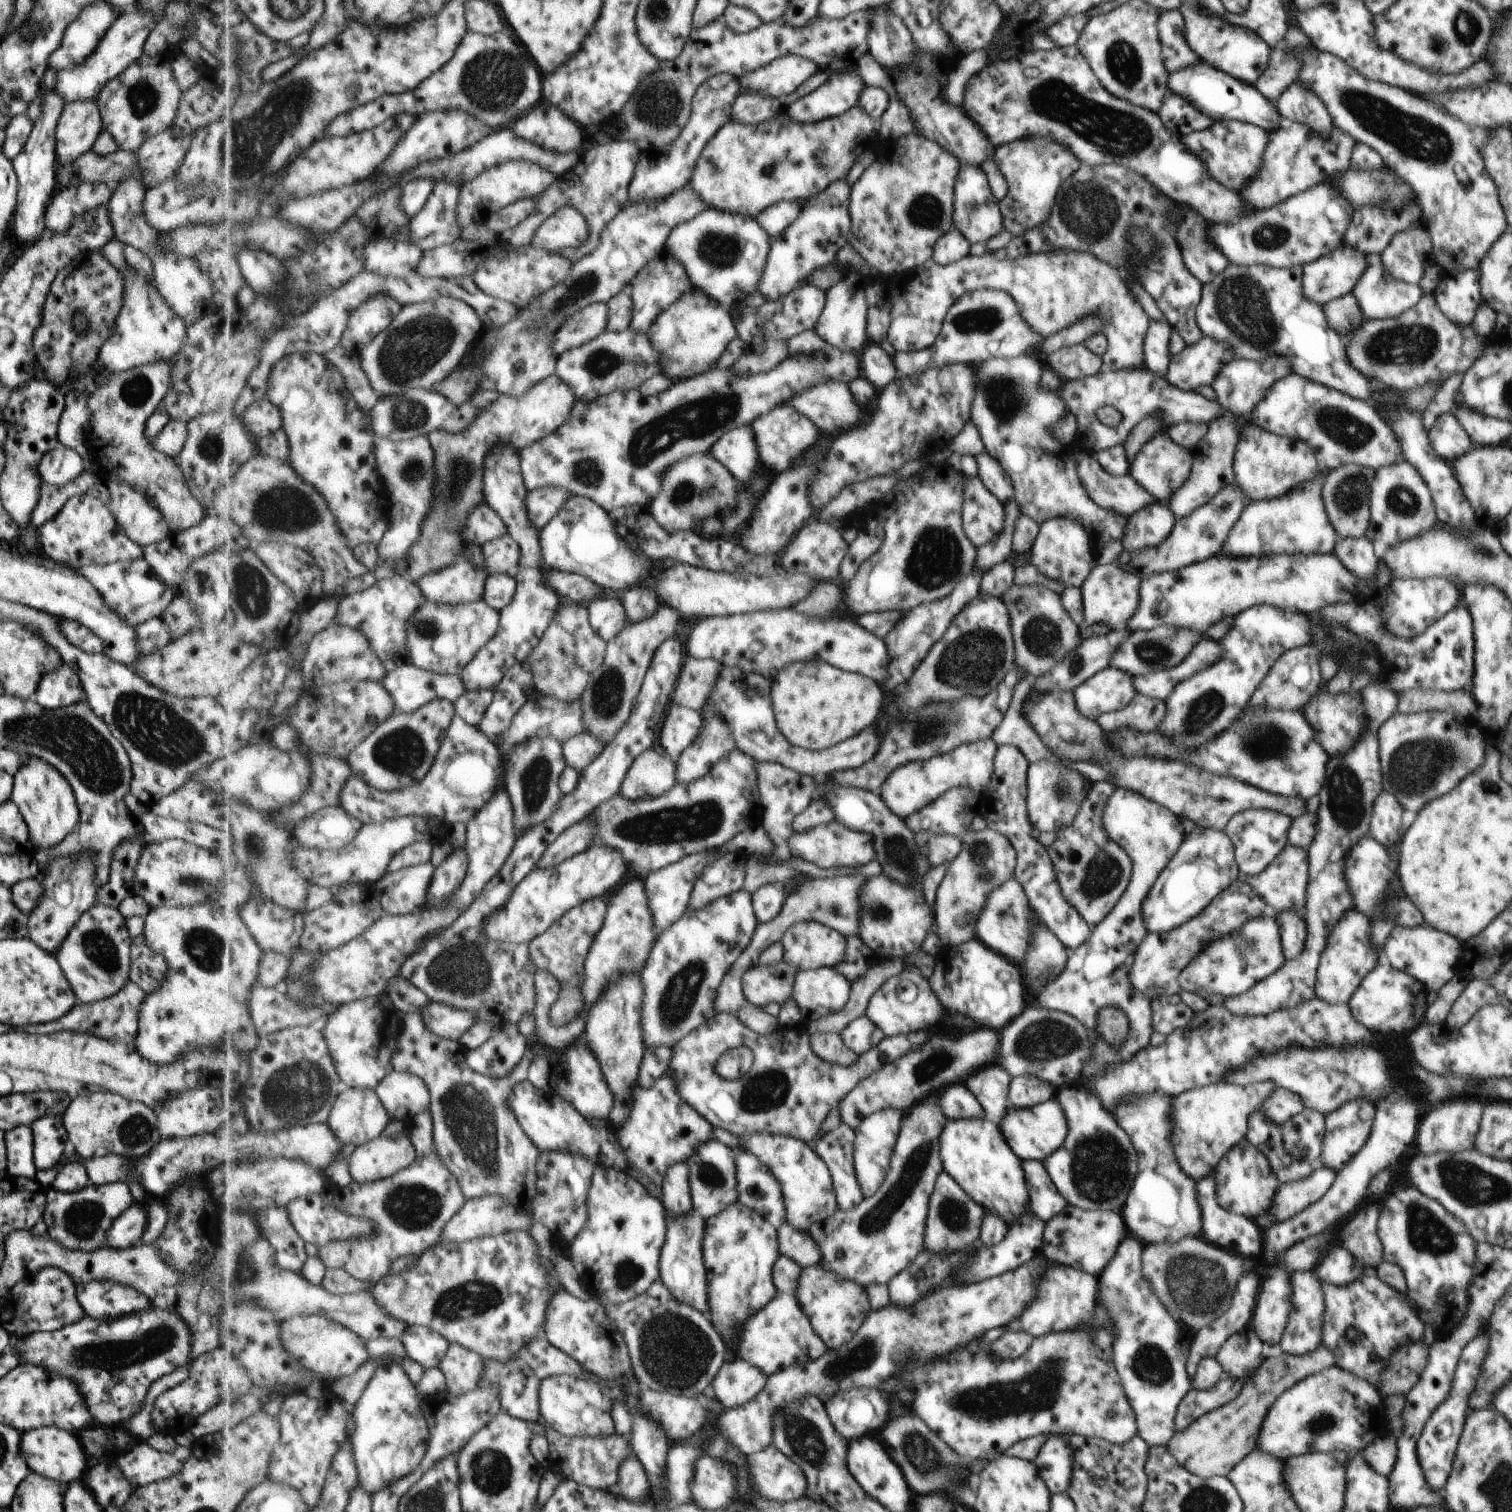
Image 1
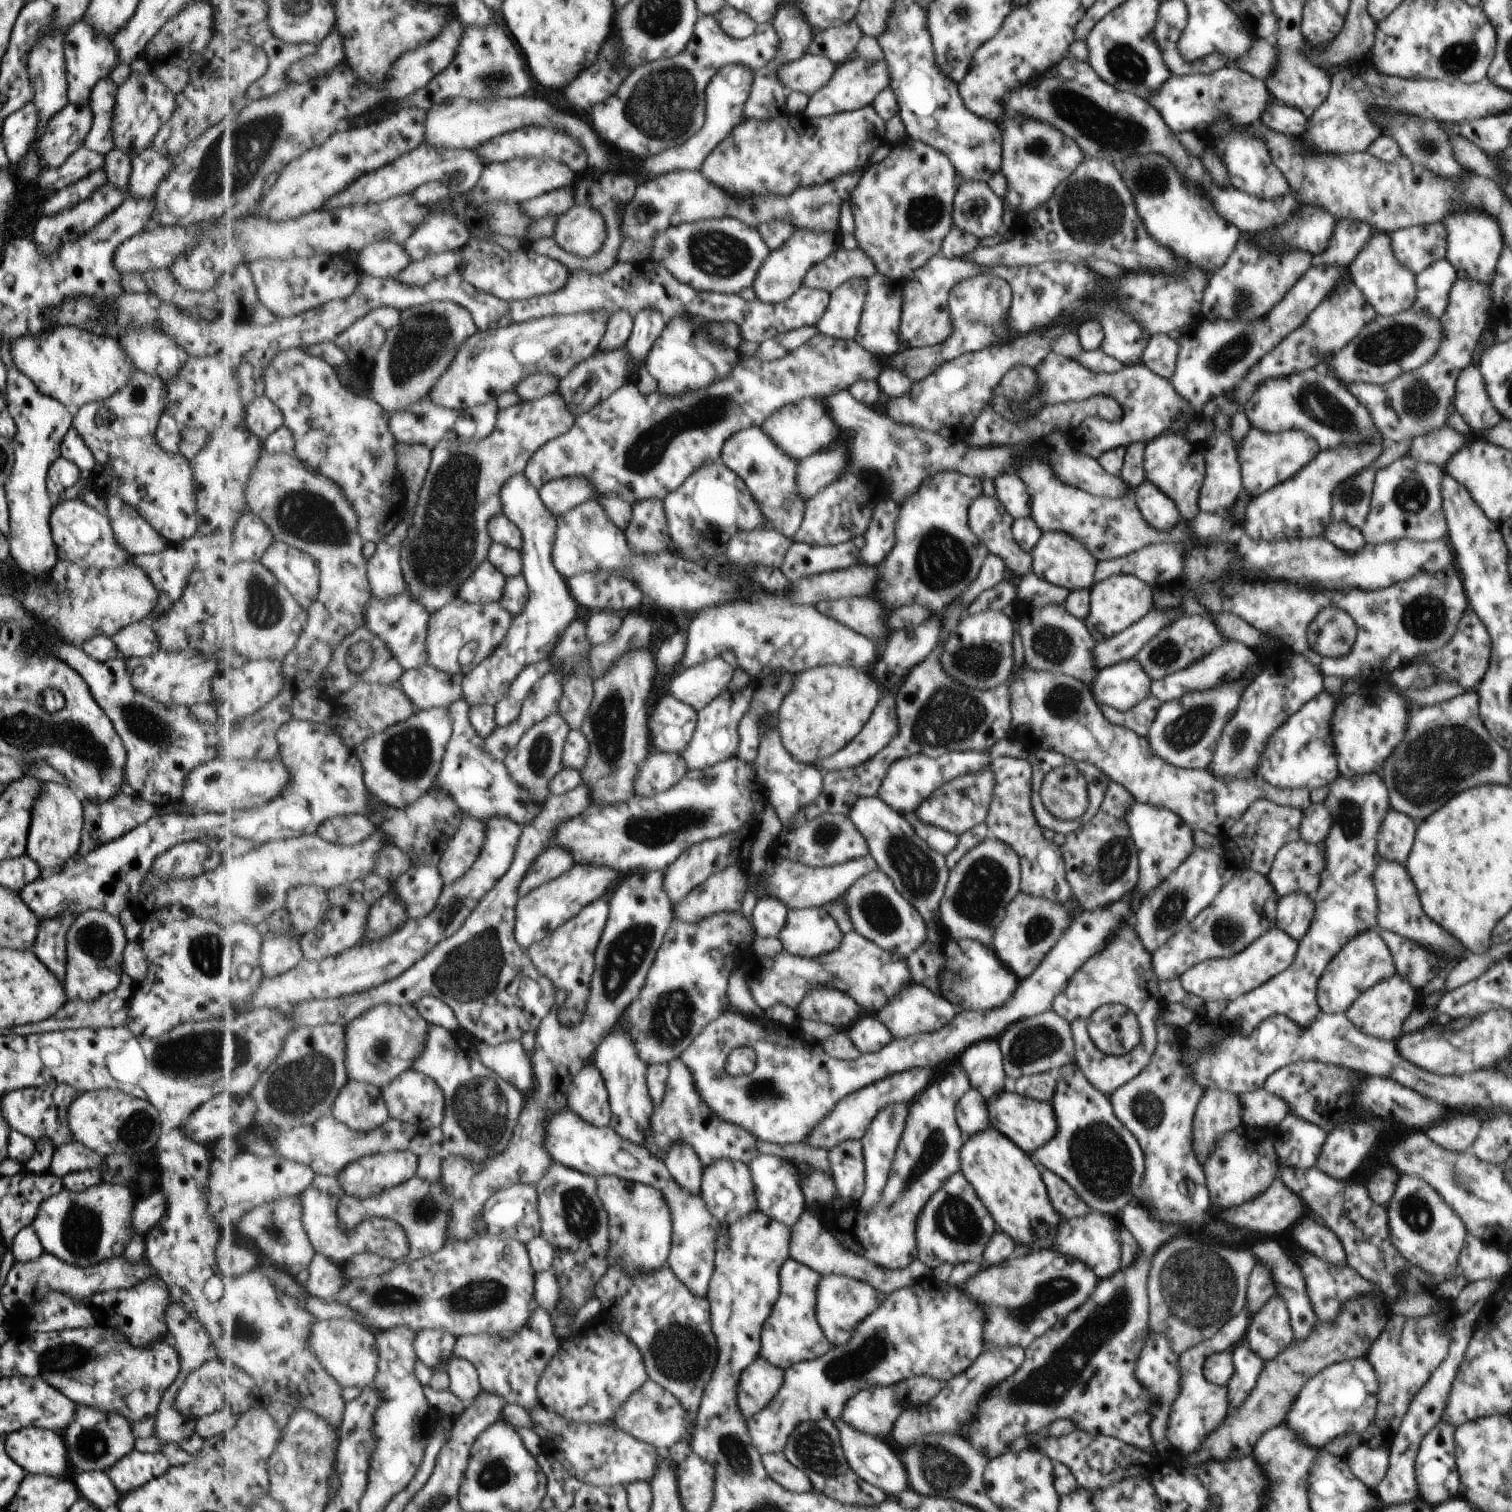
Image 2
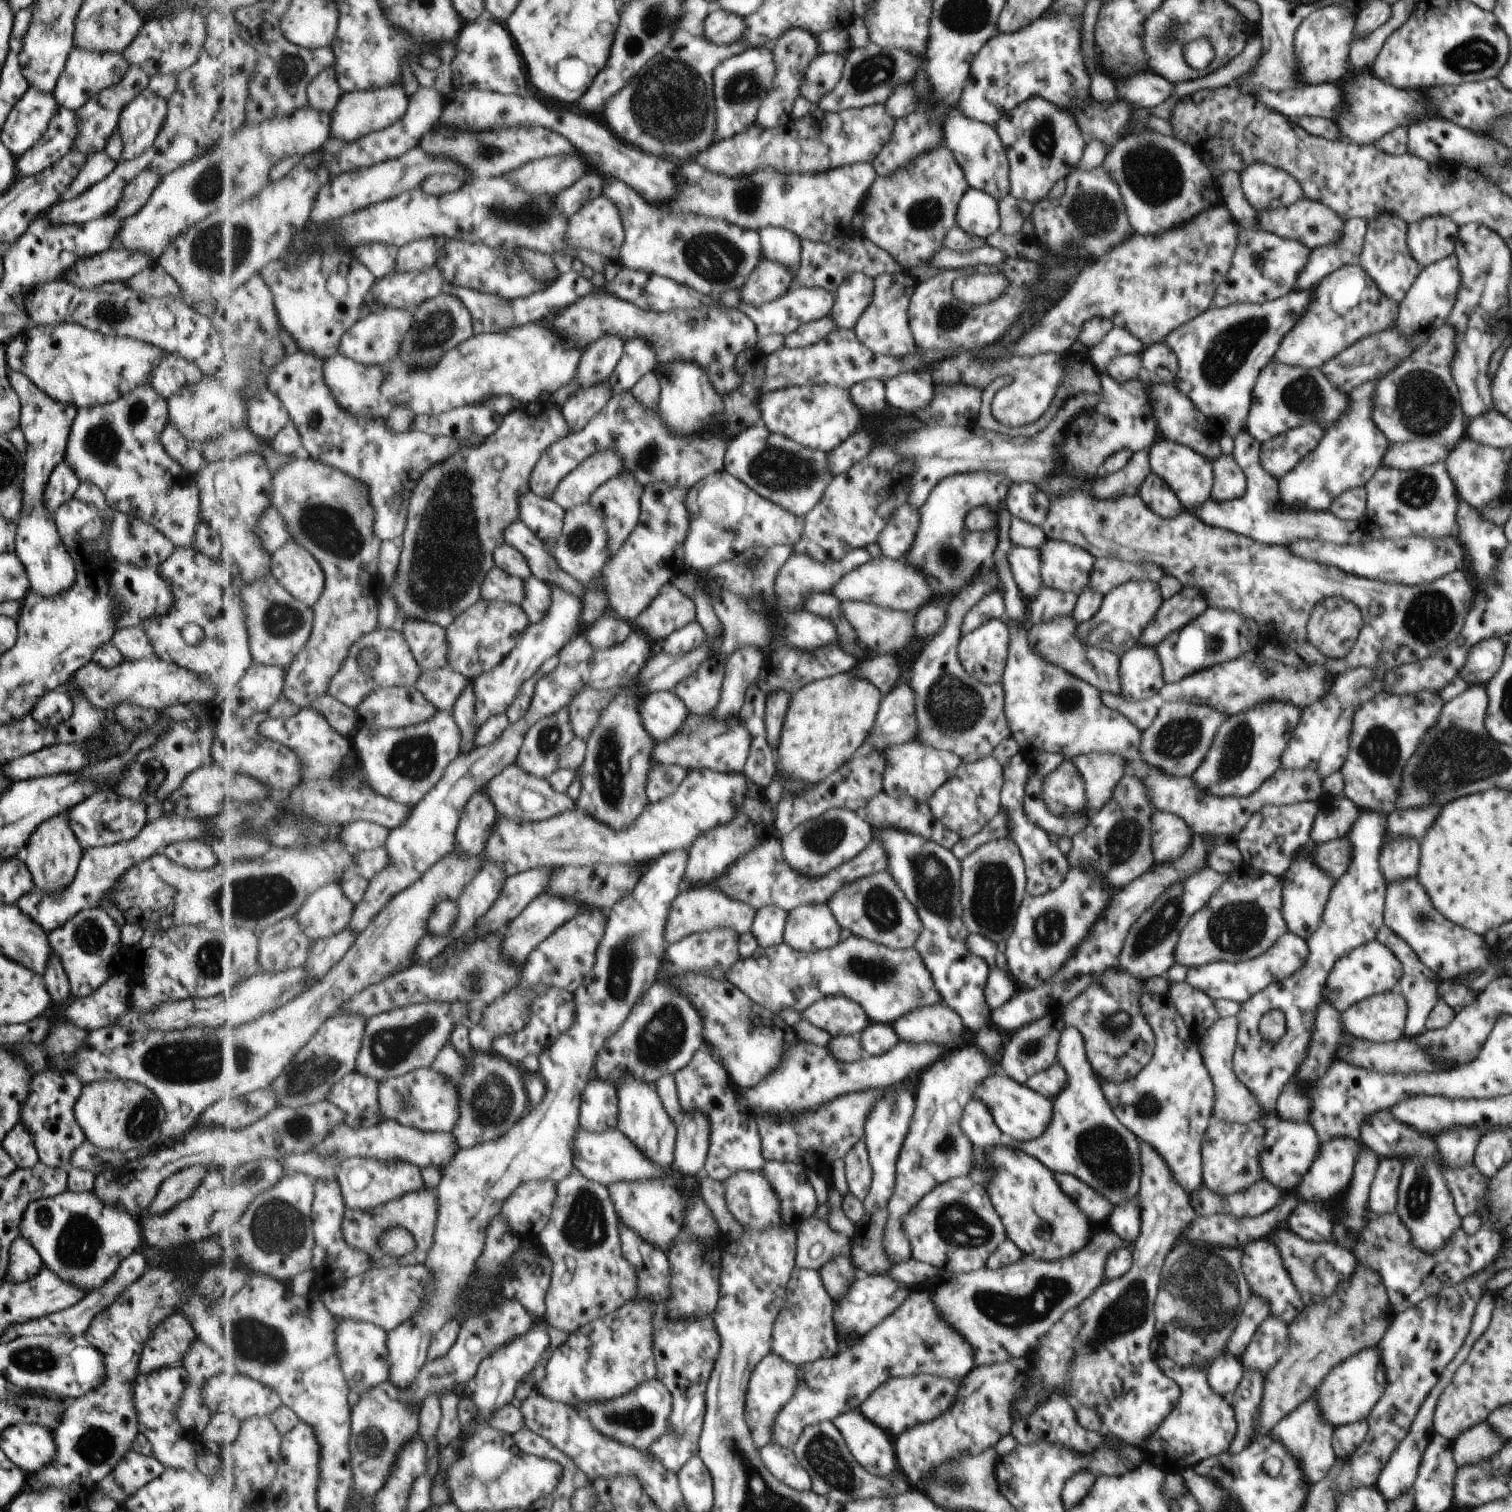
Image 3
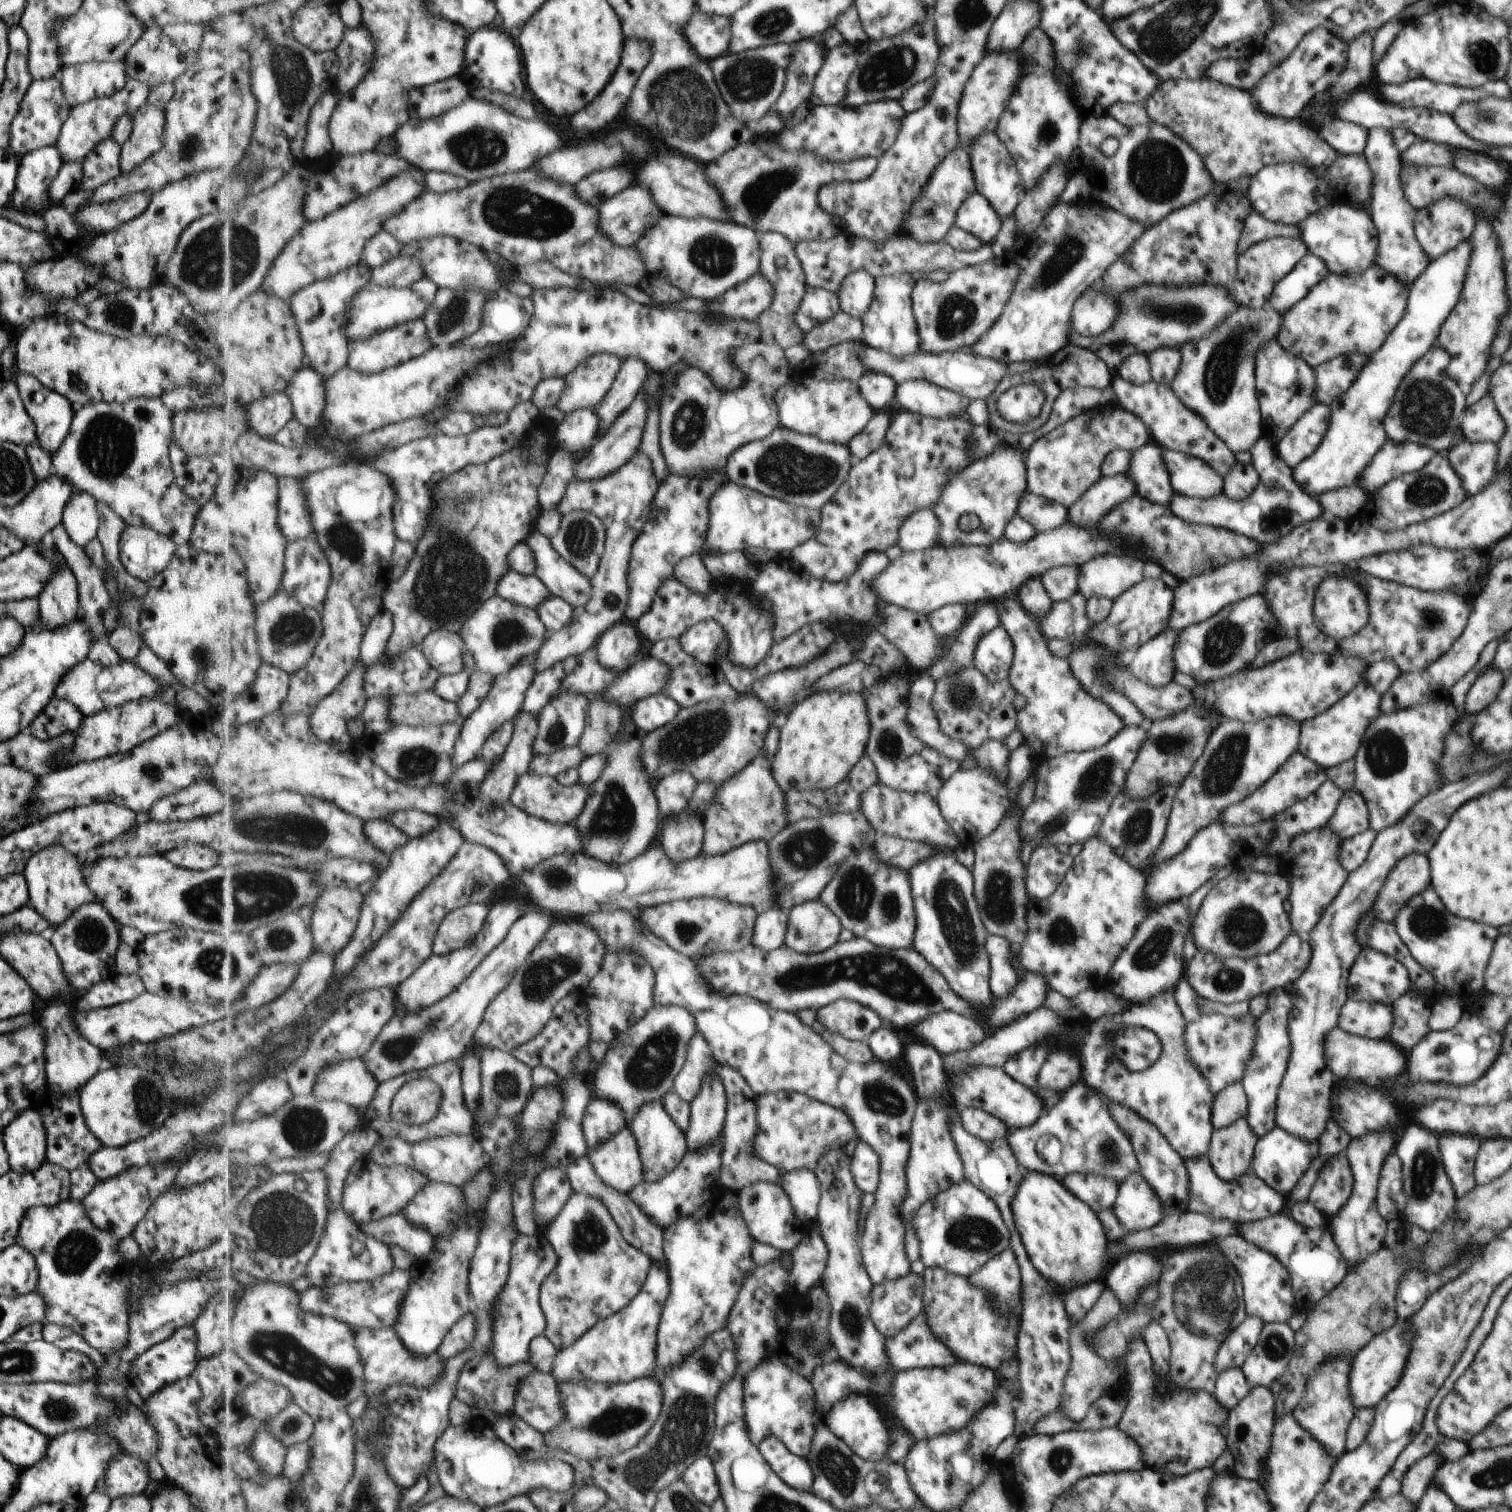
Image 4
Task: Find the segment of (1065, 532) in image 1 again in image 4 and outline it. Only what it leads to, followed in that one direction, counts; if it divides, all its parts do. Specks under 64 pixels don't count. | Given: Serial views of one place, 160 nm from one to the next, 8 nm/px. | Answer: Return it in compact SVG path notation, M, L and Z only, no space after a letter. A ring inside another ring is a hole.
M1069 565L1051 567L1040 576L1041 583L1051 602L1066 601L1069 597L1074 596L1078 590L1080 569L1079 567L1070 567Z

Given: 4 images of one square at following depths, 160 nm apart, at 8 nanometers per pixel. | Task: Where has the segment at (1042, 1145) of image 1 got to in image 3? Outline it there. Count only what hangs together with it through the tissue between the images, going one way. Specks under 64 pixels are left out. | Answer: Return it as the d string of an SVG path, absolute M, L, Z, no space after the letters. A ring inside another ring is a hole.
M999 1070L983 1078L979 1086L975 1088L971 1099L973 1098L987 1106L1005 1140L1033 1140L1045 1130L1051 1118L1052 1101L1050 1099L1031 1090L1028 1086L1015 1082Z

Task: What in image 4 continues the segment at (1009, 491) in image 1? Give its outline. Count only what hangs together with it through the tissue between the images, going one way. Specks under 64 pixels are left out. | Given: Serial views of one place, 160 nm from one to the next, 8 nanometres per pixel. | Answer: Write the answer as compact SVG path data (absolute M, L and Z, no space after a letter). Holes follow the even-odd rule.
M1025 492L1019 501L1017 513L1035 532L1051 530L1069 521L1069 510L1062 503L1030 492Z

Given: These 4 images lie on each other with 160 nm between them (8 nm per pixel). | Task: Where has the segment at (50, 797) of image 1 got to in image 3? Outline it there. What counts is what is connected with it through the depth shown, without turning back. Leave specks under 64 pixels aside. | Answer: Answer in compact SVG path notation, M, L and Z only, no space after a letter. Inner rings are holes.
M65 812L43 821L35 828L27 839L21 857L35 890L42 891L46 895L56 895L73 880L82 852L68 825Z

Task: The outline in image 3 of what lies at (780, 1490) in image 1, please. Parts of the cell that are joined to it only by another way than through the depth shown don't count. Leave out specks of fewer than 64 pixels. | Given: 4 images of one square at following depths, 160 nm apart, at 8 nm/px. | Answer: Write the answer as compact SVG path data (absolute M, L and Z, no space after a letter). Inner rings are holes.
M773 1443L762 1449L762 1461L781 1481L800 1491L811 1491L813 1479L810 1471L799 1462L793 1449Z

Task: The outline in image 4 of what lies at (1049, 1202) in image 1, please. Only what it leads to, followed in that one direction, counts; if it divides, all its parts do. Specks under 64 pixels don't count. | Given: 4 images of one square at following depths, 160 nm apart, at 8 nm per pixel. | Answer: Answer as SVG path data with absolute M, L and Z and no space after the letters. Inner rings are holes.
M1069 1173L1061 1183L1071 1194L1082 1199L1092 1211L1109 1209L1117 1198L1119 1183L1097 1173Z

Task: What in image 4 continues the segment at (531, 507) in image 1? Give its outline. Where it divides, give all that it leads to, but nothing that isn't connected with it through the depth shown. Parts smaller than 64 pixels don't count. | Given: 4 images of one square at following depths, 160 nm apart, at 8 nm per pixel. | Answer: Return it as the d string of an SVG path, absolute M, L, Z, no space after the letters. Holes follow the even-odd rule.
M642 390L631 406L615 421L605 435L597 439L595 446L578 462L575 479L595 481L609 477L629 462L641 450L650 404L650 396Z

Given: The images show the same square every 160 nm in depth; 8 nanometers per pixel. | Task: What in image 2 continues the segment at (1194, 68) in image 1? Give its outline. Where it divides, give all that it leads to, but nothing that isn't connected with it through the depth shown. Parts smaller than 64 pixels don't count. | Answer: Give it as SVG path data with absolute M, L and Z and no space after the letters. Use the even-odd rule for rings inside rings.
M1274 102L1264 111L1259 123L1263 123L1274 131L1299 137L1306 130L1308 116L1301 114L1299 109Z

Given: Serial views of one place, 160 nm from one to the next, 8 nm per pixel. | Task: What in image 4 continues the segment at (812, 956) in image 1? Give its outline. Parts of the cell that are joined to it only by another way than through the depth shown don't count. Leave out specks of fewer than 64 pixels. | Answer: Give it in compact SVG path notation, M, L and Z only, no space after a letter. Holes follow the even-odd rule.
M820 899L794 906L789 917L786 945L806 955L834 947L845 930L838 915Z

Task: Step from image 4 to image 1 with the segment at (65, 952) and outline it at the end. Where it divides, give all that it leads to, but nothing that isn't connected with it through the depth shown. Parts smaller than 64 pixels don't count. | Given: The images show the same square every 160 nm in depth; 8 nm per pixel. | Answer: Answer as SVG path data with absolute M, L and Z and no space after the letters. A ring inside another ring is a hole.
M95 903L59 942L54 958L77 1002L92 1004L114 996L128 980L130 935L118 908Z

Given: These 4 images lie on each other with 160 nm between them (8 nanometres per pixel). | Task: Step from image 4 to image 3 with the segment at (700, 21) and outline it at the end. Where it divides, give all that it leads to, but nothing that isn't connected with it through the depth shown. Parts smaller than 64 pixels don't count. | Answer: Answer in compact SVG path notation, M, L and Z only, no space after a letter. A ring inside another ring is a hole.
M720 8L707 15L705 22L705 36L712 43L732 45L744 38L746 20L743 16L727 12Z

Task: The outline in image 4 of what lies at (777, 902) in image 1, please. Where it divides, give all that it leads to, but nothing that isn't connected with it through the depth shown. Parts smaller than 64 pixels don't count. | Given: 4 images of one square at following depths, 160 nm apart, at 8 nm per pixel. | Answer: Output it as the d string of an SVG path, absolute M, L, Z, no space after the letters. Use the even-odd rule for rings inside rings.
M771 908L758 915L753 944L766 951L774 951L786 944L789 912Z

